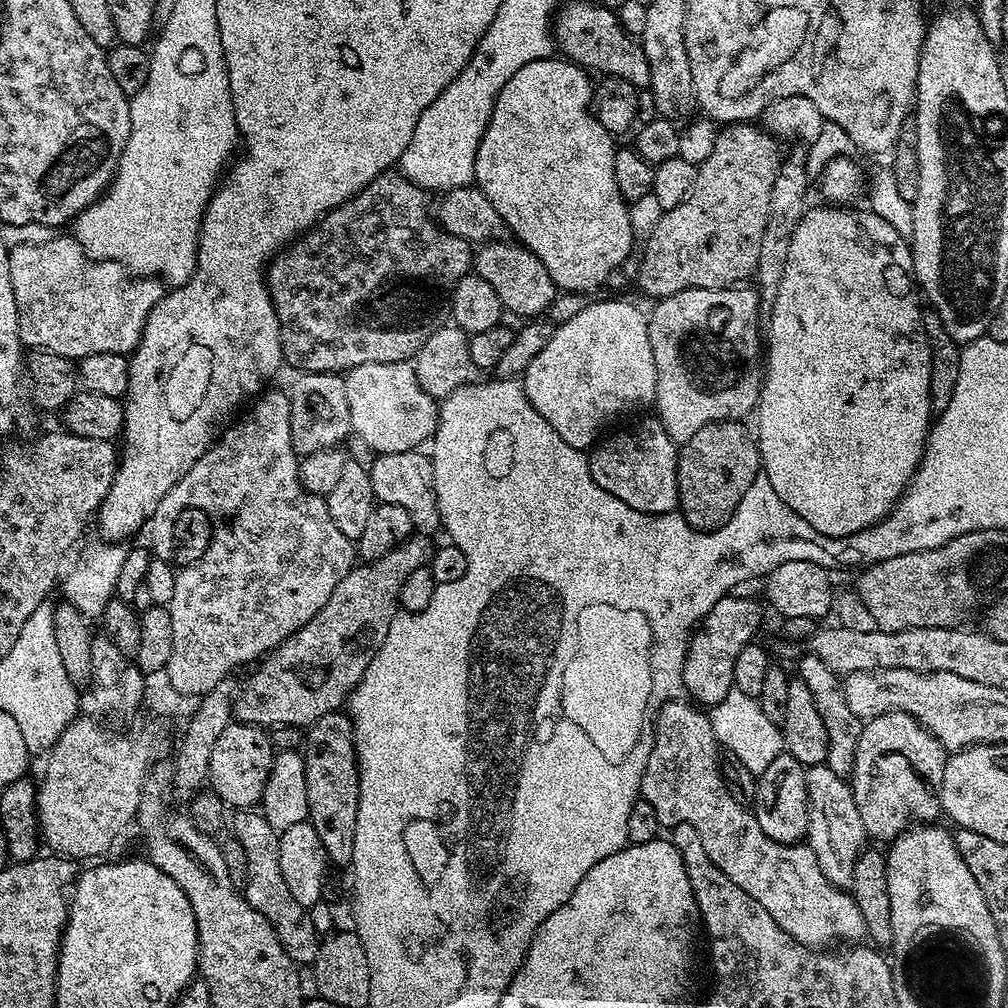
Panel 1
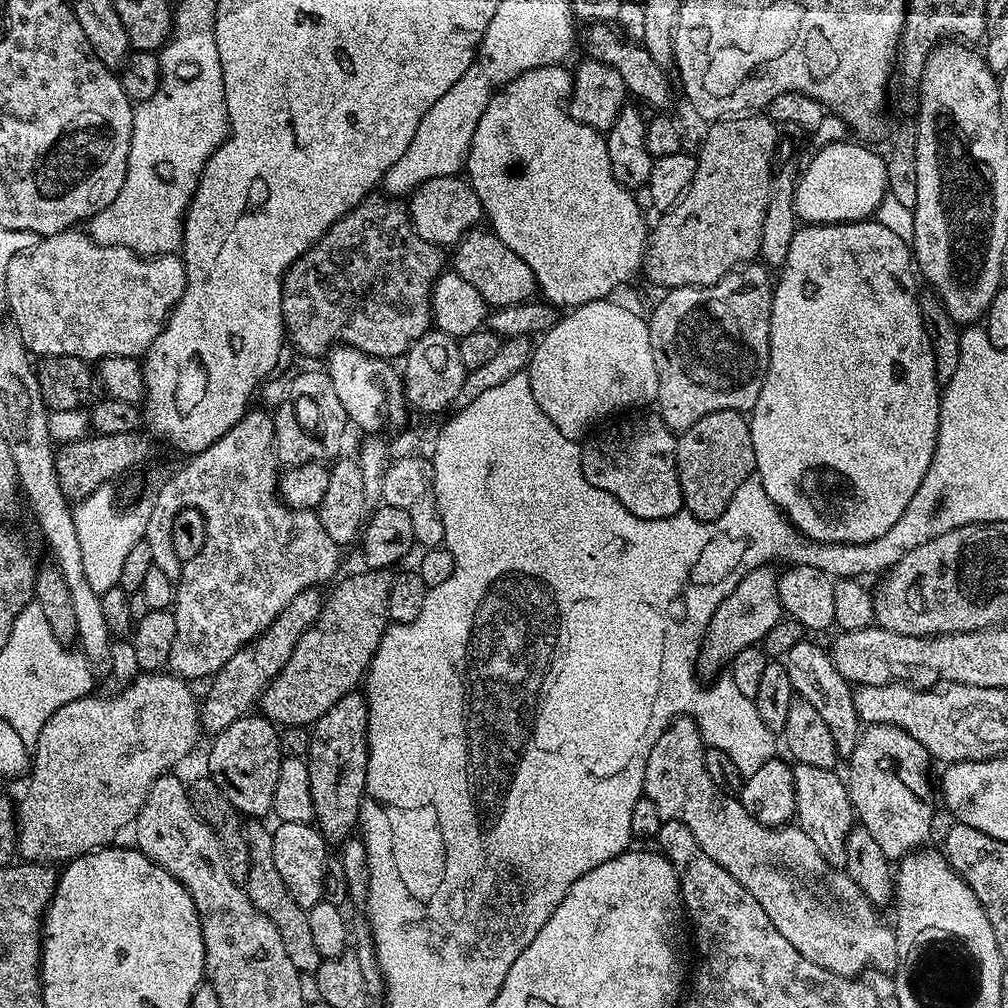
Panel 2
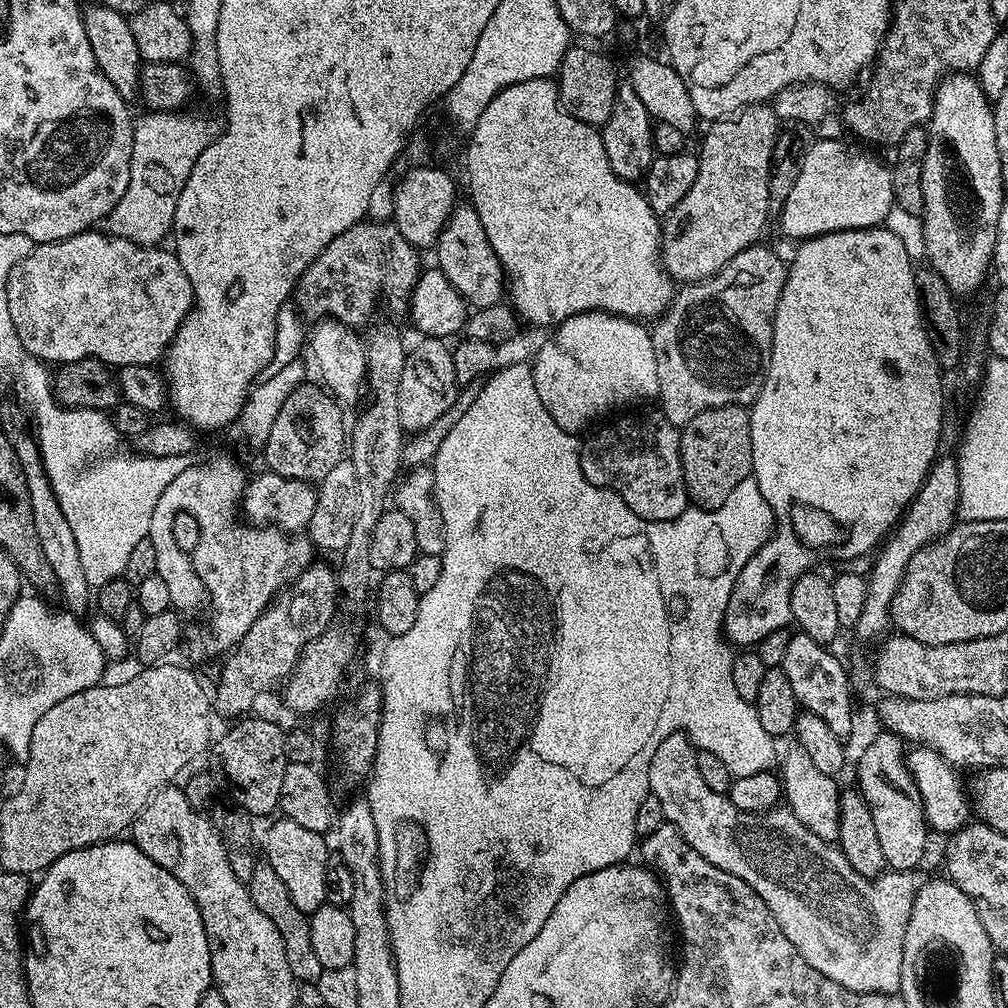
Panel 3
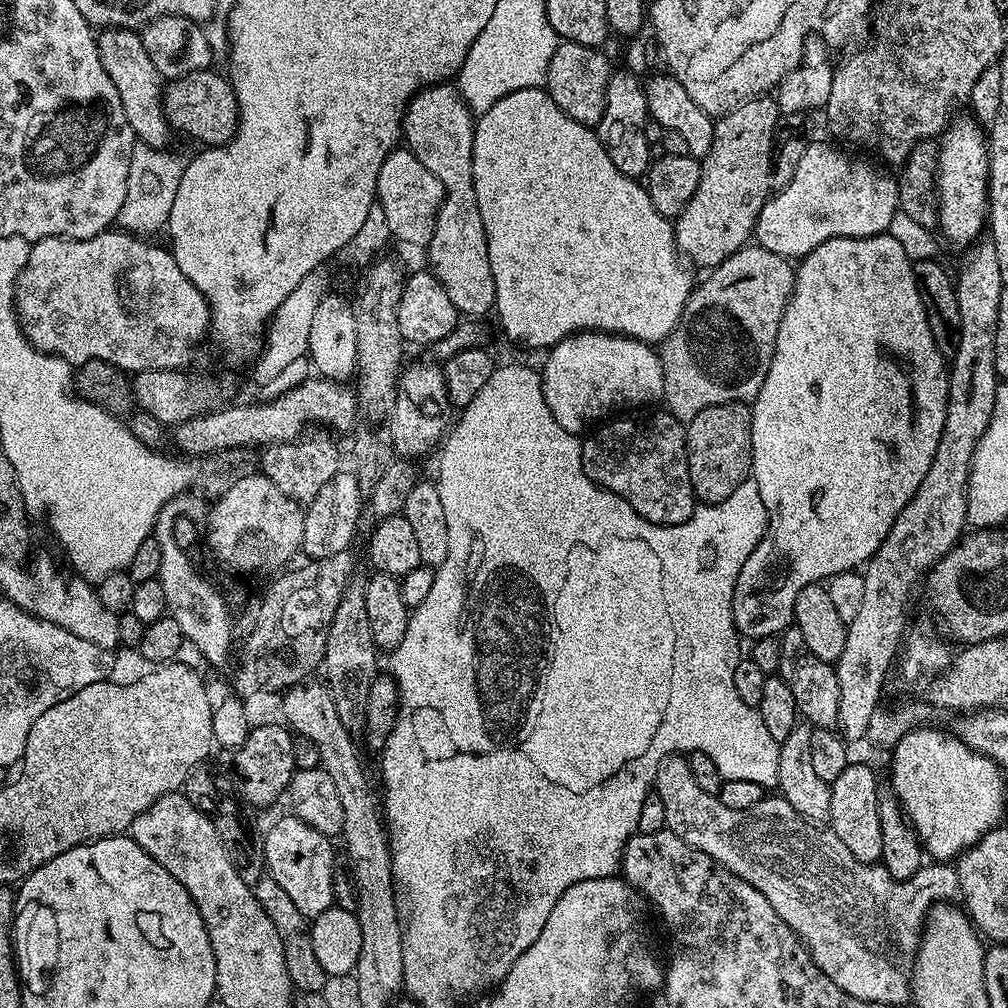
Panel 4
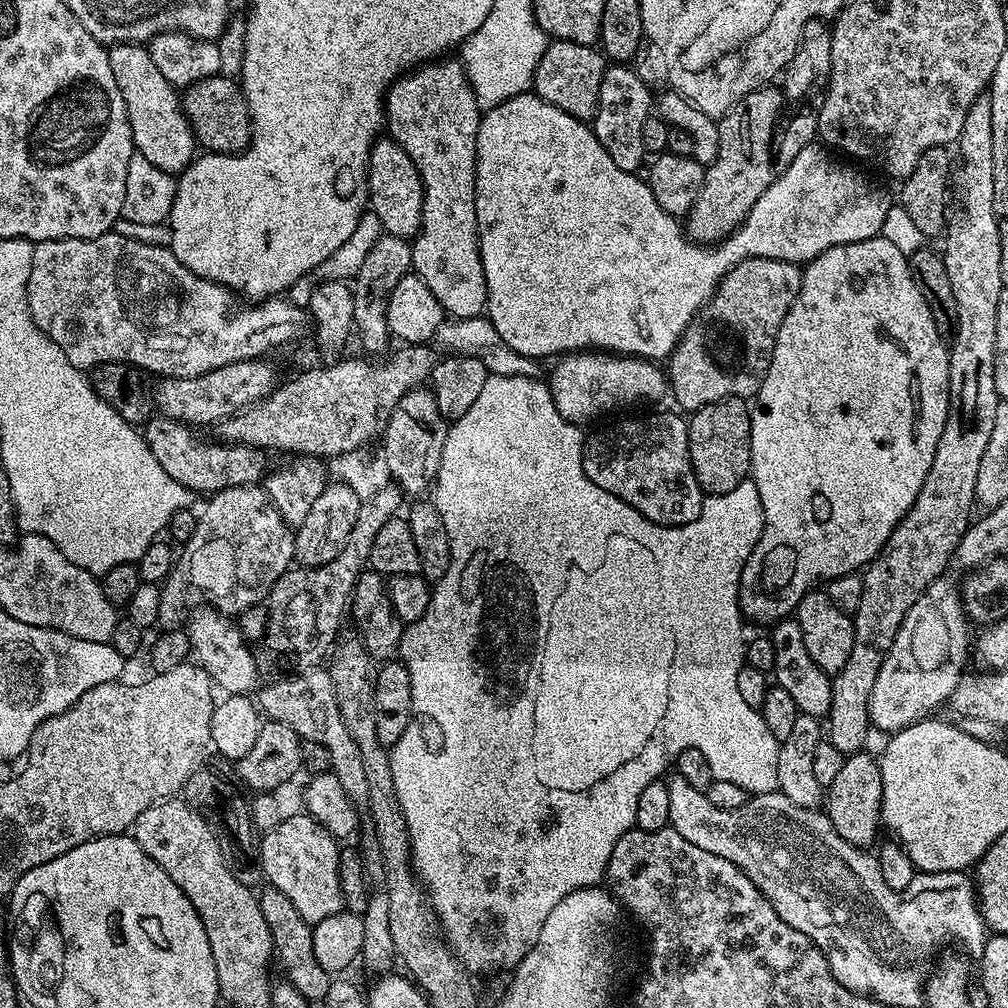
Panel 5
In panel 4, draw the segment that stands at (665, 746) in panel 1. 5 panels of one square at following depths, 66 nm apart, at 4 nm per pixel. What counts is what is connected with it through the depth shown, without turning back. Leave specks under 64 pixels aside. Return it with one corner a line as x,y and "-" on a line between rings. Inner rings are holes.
680,754
666,756
656,766
654,791
662,798
662,806
666,809
666,827
678,834
682,842
694,846
694,850
702,850
702,854
750,882
750,886
774,906
778,918
794,930
812,955
812,961
834,986
862,1002
878,1002
881,1006
907,1005
911,1001
912,967
928,911
937,902
955,901
960,891
958,874
951,863
928,862
909,880
895,880
880,862
859,864
831,830
802,818
802,814
779,794
765,795
759,804
746,810
722,806
719,795
702,790
702,786
694,782
688,761

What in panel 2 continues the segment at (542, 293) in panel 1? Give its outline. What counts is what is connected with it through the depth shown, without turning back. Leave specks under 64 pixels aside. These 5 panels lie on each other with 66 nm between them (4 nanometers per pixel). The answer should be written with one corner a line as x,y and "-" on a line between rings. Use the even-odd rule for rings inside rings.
480,231
467,232
459,244
455,245
454,271
462,278
466,278
466,282
470,282
474,290
478,290
478,294
482,294
482,298
493,309
531,301
537,295
538,289
530,266
526,266
526,262
522,262
522,258
492,235
491,231

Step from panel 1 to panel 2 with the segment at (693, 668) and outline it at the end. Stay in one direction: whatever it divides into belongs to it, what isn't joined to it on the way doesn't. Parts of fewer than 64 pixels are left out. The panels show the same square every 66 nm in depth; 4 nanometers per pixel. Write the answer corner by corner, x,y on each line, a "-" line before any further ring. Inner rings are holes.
757,570
755,572
745,572
744,580
738,582
736,588
729,591
728,597
714,610
714,618
708,624
708,632
704,636
702,645
702,664
708,668
720,668
727,665
734,658
738,650
745,646
756,646
761,643
763,636
770,628
777,624
778,621
778,597
776,595
777,573
772,570

